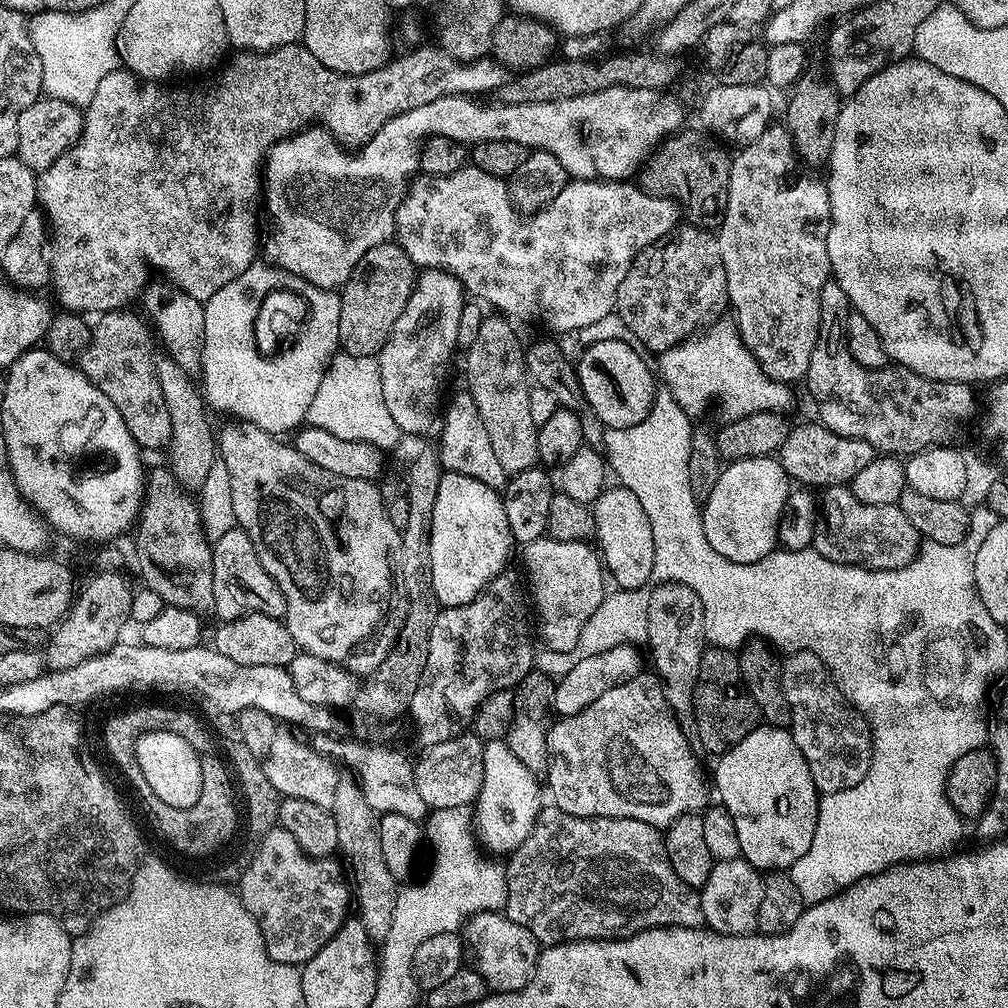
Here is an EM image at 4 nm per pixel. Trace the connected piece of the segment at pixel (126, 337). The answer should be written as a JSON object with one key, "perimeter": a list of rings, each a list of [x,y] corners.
{"perimeter":[[[128,311],[106,312],[97,319],[100,321],[95,321],[92,341],[87,351],[80,356],[78,364],[84,377],[98,386],[98,390],[102,390],[110,402],[114,402],[136,445],[142,450],[164,450],[172,443],[172,427],[170,414],[166,410],[166,398],[162,398],[162,386],[158,386],[157,357],[152,356],[154,338],[145,321],[140,321]]]}

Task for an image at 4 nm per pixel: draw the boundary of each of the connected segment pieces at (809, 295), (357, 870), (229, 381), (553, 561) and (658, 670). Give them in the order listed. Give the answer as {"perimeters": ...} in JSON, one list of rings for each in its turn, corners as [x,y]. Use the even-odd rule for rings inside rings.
{"perimeters":[[[[773,122],[769,124],[759,138],[754,142],[743,145],[737,156],[731,157],[730,182],[728,183],[728,197],[724,207],[724,215],[718,221],[718,235],[716,241],[722,254],[722,266],[726,266],[726,290],[728,291],[728,303],[730,312],[733,312],[736,331],[740,334],[740,340],[744,349],[752,354],[753,359],[760,364],[760,369],[768,379],[779,382],[785,386],[791,385],[791,380],[803,381],[808,375],[810,366],[810,354],[816,345],[818,338],[818,326],[820,325],[820,307],[818,306],[818,294],[822,294],[822,286],[830,279],[832,267],[830,266],[830,254],[826,250],[828,231],[832,225],[832,207],[830,206],[830,194],[828,185],[823,179],[811,180],[804,176],[801,180],[788,180],[792,176],[792,167],[798,163],[792,147],[792,136],[788,133],[783,123]]],[[[342,778],[338,782],[334,806],[330,812],[338,826],[339,855],[344,855],[344,860],[352,871],[350,884],[354,889],[355,907],[356,904],[360,907],[358,918],[362,926],[366,926],[366,934],[370,934],[372,941],[383,942],[390,930],[390,918],[394,914],[398,878],[390,866],[386,866],[386,858],[382,855],[380,816],[372,809],[370,802],[366,802],[360,785],[352,778]]],[[[251,264],[246,271],[238,274],[238,278],[234,278],[234,282],[226,282],[218,294],[203,301],[204,349],[200,372],[204,376],[202,391],[209,409],[229,412],[229,417],[250,422],[280,438],[285,435],[283,432],[291,433],[307,421],[310,402],[314,402],[314,394],[340,348],[340,297],[335,291],[310,286],[289,272],[270,266],[266,268],[262,264]],[[278,286],[301,290],[310,287],[313,319],[303,332],[298,355],[279,359],[277,363],[265,363],[265,359],[257,357],[250,343],[254,306],[265,293],[269,293],[269,289]]],[[[551,538],[523,545],[522,552],[525,568],[523,571],[530,585],[534,612],[535,615],[536,612],[540,615],[538,636],[540,632],[545,646],[549,648],[547,650],[549,653],[575,653],[586,622],[590,622],[590,618],[599,610],[601,602],[606,598],[604,592],[606,569],[601,553],[591,543],[583,540],[562,542]]],[[[660,586],[648,600],[647,647],[652,647],[652,664],[655,675],[664,686],[664,697],[681,728],[695,729],[696,707],[694,694],[698,682],[698,670],[702,666],[702,654],[706,647],[704,635],[704,611],[698,594],[683,586]]]]}

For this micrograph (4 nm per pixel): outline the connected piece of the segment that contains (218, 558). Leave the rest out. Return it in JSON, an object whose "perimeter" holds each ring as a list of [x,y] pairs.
{"perimeter":[[[234,527],[214,541],[212,545],[214,558],[214,612],[220,615],[221,621],[237,620],[250,614],[266,614],[283,618],[286,614],[286,598],[266,574],[262,562],[258,558],[258,550],[254,550],[254,542],[250,542],[250,534],[246,534],[240,527]]]}

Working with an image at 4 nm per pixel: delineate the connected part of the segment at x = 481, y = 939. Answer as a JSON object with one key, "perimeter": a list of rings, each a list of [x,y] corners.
{"perimeter":[[[503,911],[483,912],[466,925],[466,948],[476,961],[474,967],[492,992],[521,992],[532,981],[542,948],[526,926],[518,926]]]}

